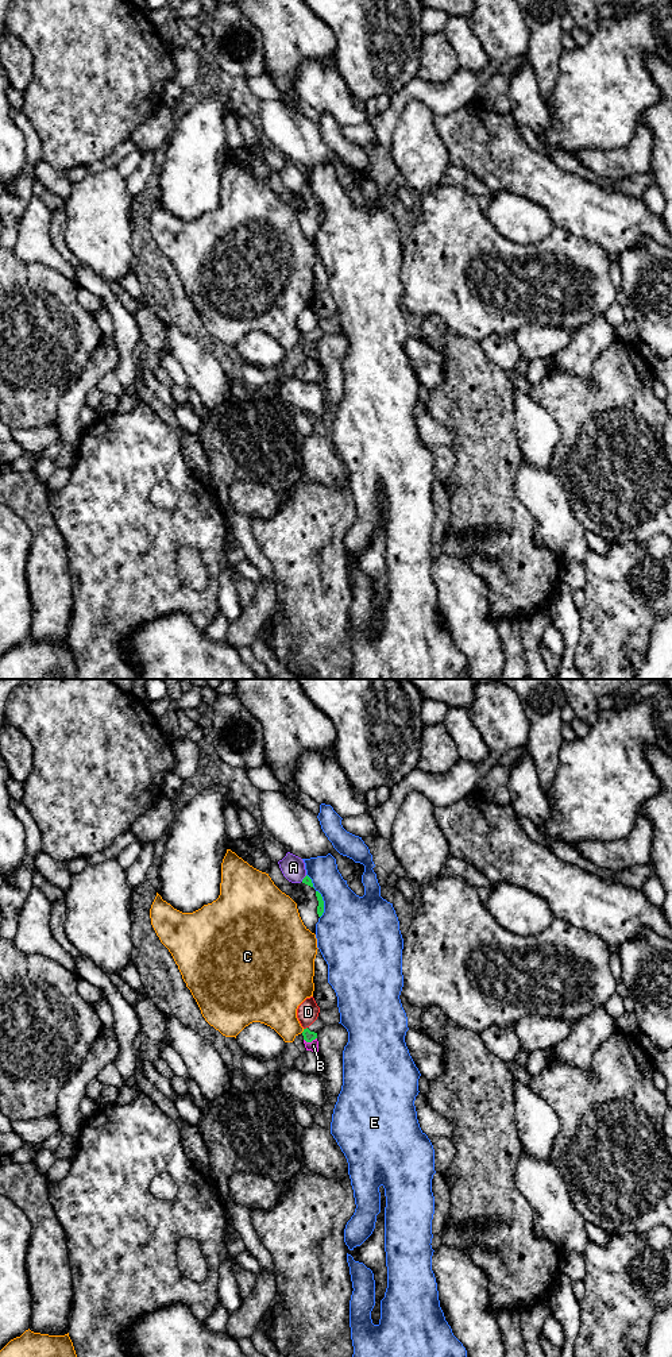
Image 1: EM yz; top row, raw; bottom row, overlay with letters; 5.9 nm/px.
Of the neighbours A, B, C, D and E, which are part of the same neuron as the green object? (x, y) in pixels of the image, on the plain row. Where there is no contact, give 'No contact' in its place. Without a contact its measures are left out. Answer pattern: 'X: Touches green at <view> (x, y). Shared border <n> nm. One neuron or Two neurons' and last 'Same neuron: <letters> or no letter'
A: Touches green at yz (304, 187). Shared border 50 nm. Two neurons
B: Touches green at yz (309, 350). Shared border 80 nm. One neuron
C: Touches green at yz (304, 339). Shared border 30 nm. Two neurons
D: Touches green at yz (306, 336). Shared border 30 nm. Two neurons
E: Touches green at yz (323, 212). Shared border 170 nm. Two neurons
Same neuron: B

